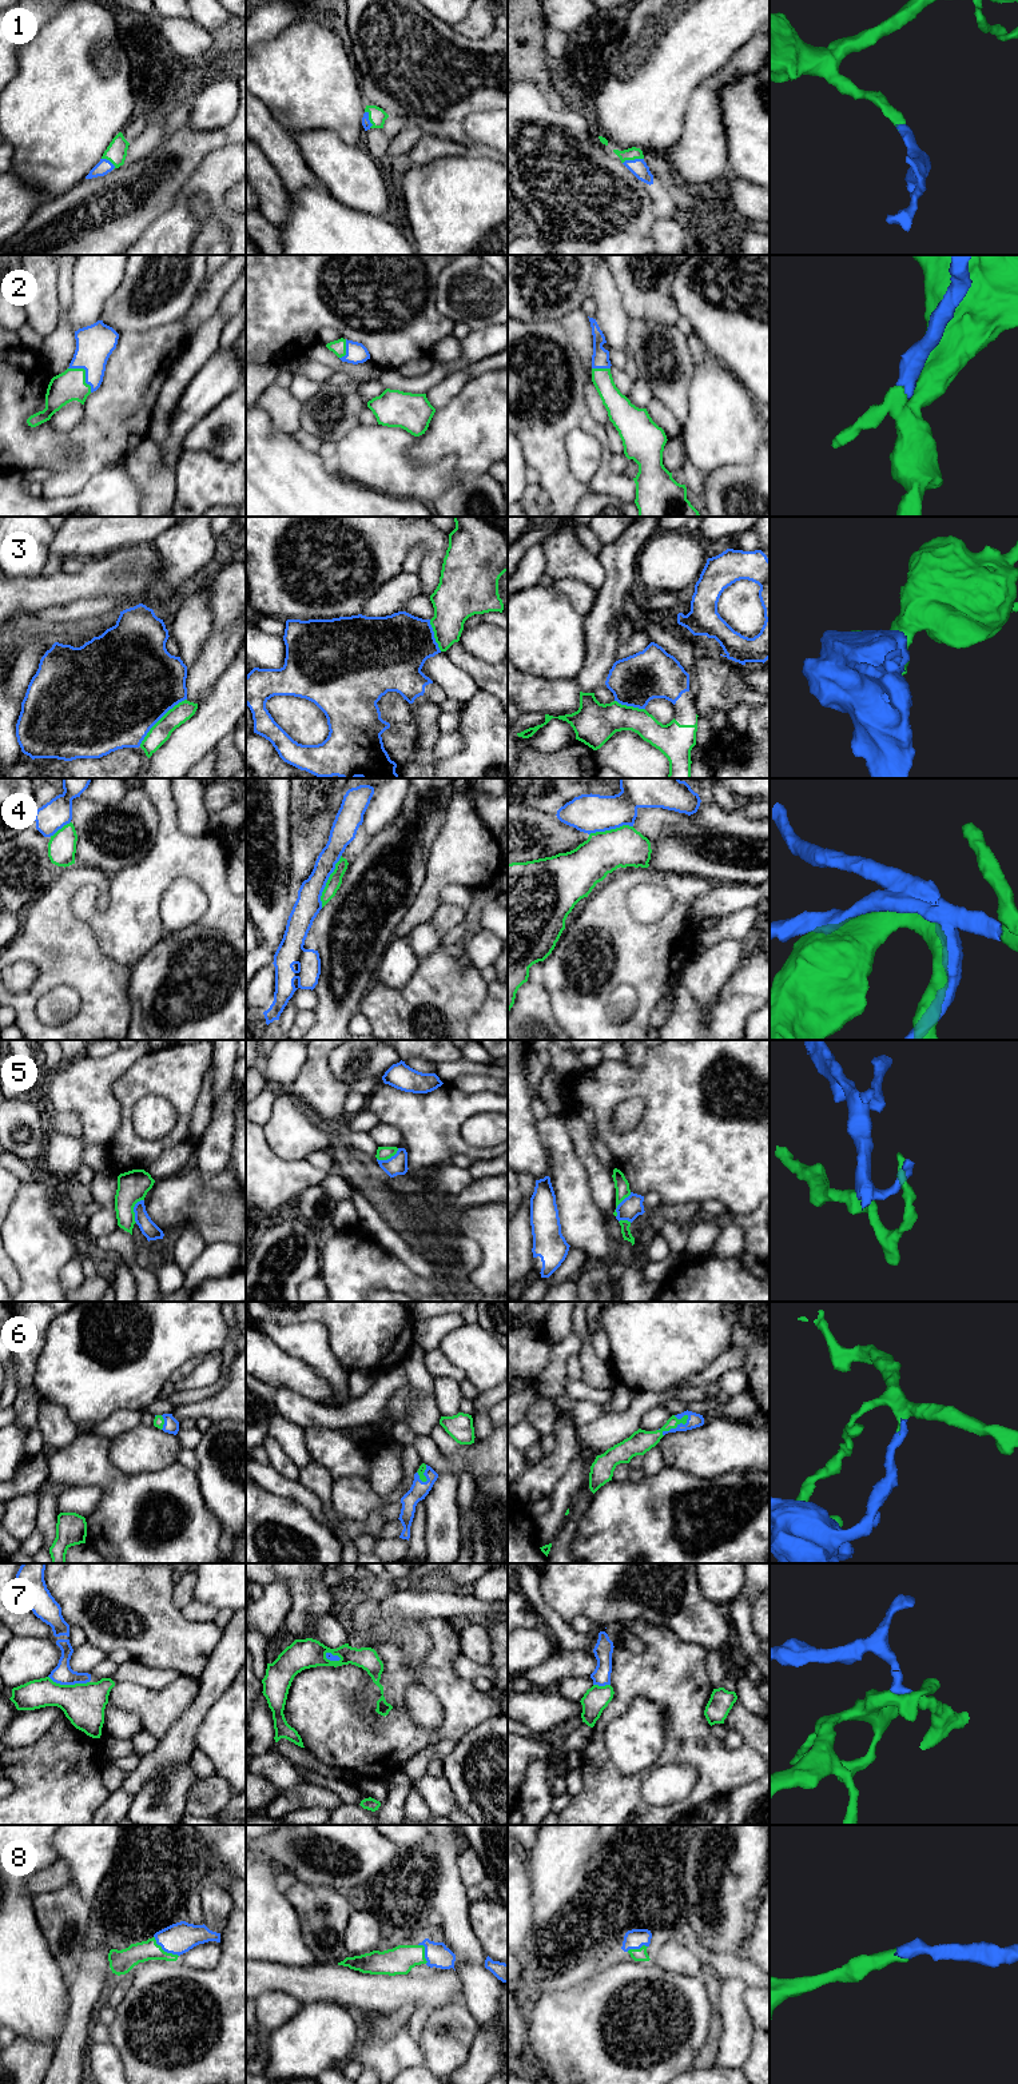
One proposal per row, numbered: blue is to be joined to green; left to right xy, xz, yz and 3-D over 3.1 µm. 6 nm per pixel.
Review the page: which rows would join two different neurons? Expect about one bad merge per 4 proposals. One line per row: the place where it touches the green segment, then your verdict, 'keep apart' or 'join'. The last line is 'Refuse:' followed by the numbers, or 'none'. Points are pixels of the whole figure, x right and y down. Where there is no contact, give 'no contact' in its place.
1: yz (632, 159) | join
2: xy (84, 373) | join
3: xy (159, 720) | join
4: xz (327, 881) | join
5: xy (132, 1210) | keep apart
6: yz (676, 1426) | join
7: xy (68, 1685) | keep apart
8: xy (163, 1951) | join
Refuse: 5, 7

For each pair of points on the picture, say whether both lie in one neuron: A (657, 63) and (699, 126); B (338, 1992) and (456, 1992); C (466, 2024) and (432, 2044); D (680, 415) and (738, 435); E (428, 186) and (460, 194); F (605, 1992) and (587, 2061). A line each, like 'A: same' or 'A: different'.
A: different
B: same
C: same
D: different
E: same
F: same

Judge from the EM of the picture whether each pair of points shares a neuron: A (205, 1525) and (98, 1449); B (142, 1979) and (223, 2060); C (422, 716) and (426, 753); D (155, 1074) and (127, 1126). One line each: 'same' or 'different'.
A: same
B: same
C: same
D: same

